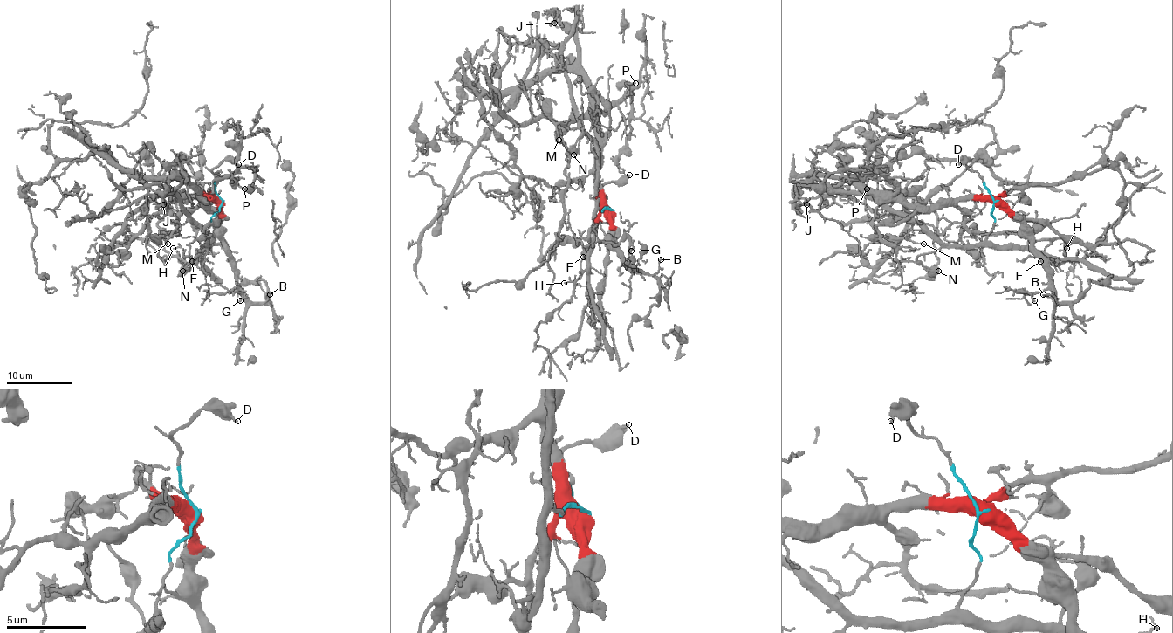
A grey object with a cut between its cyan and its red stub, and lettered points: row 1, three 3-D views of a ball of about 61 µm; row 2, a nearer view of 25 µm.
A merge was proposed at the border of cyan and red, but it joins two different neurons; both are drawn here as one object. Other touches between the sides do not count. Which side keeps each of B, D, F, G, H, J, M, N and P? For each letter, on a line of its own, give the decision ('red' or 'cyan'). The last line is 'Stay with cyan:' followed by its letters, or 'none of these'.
B: red
D: cyan
F: cyan
G: red
H: cyan
J: red
M: cyan
N: cyan
P: red
Stay with cyan: D, F, H, M, N

